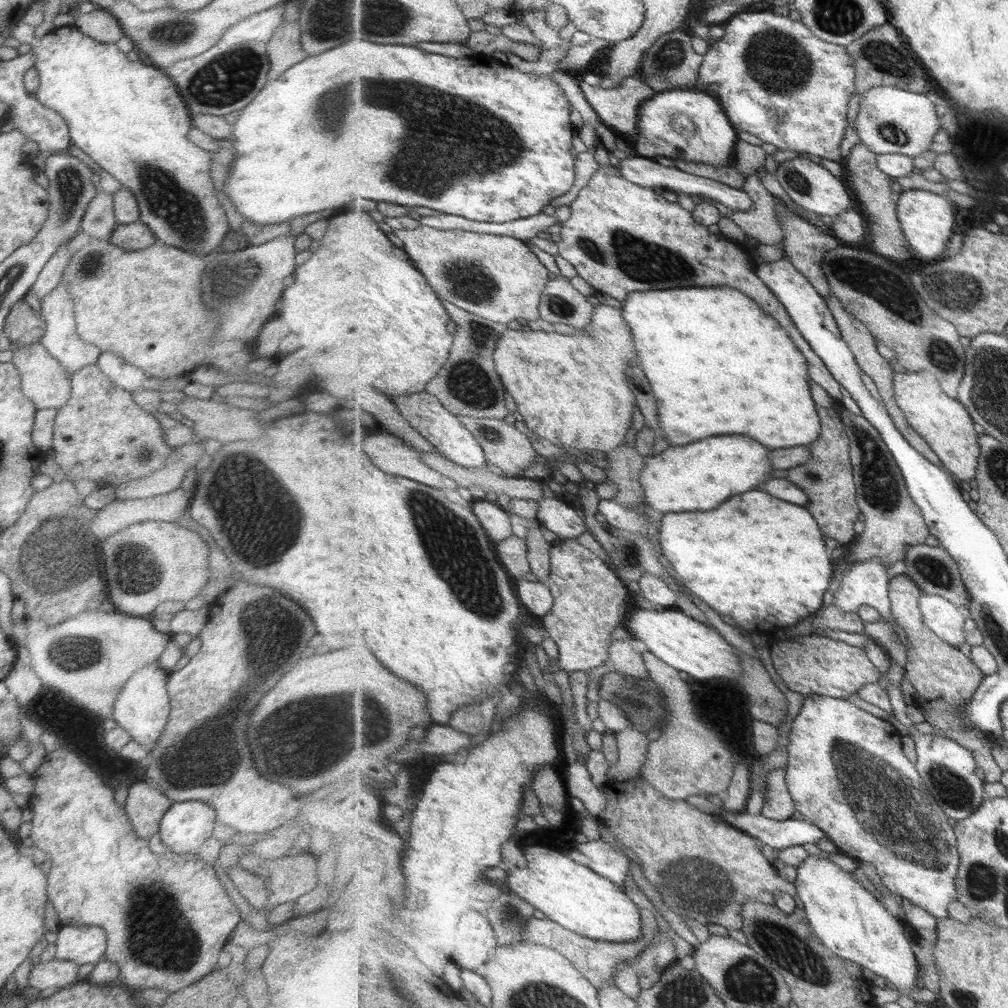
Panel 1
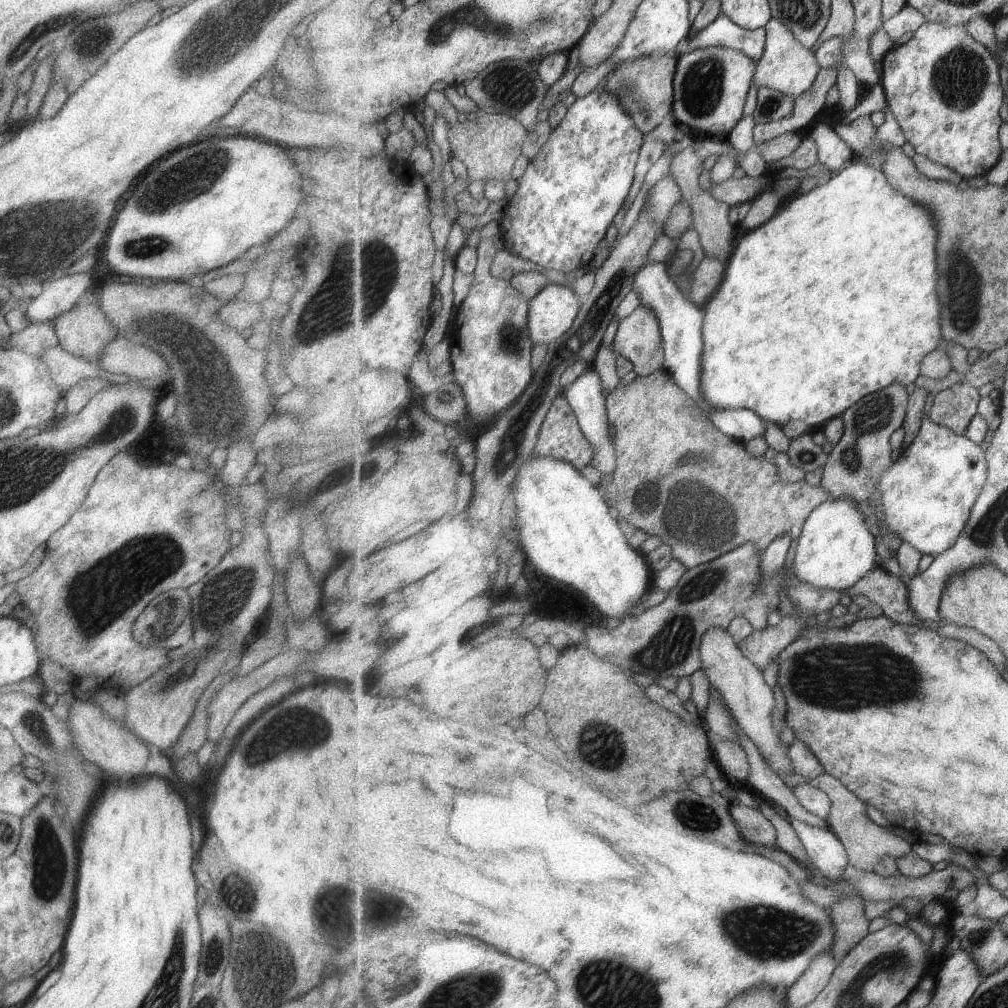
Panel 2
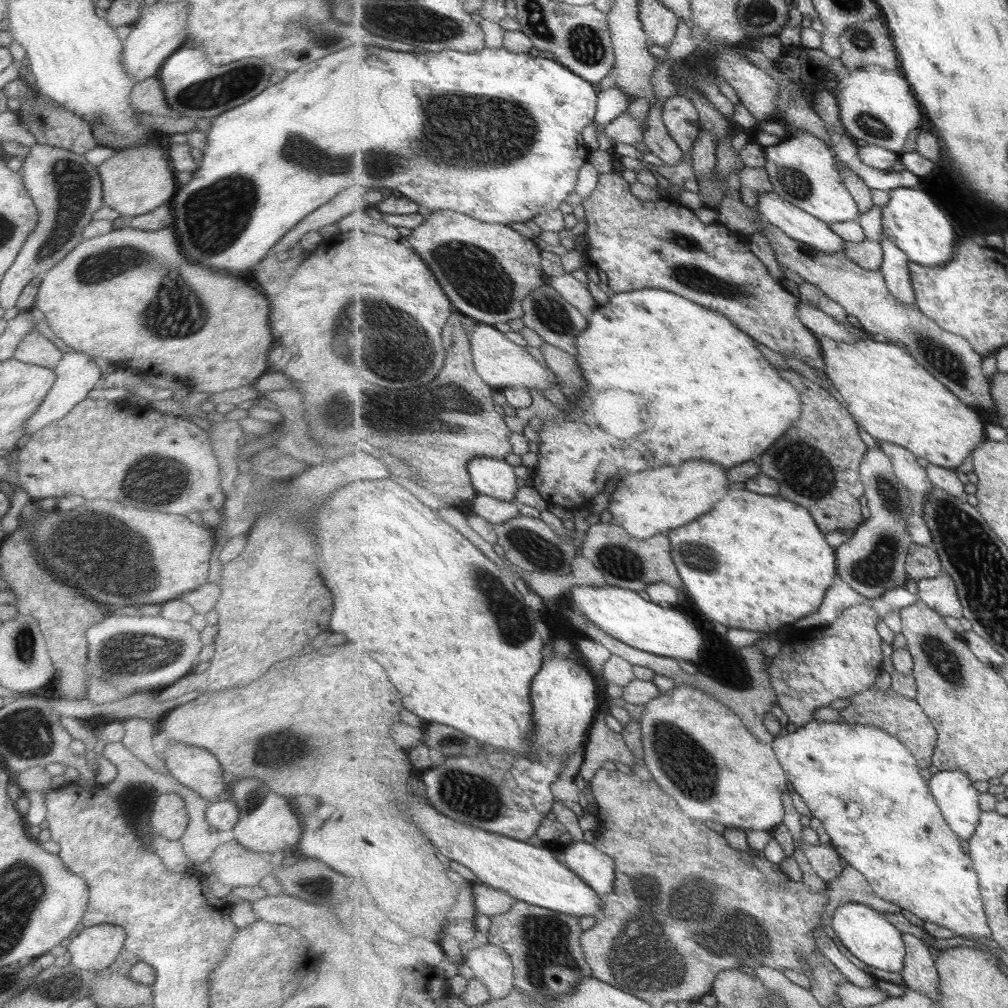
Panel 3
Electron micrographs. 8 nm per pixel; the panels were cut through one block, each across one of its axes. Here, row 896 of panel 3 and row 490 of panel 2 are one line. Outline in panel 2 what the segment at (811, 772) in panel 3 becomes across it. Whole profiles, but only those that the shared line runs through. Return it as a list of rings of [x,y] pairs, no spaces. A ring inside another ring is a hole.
[[[925,408],[923,424],[917,438],[909,448],[902,450],[887,468],[887,472],[881,476],[879,492],[888,529],[897,534],[902,542],[909,542],[913,548],[917,548],[921,554],[939,556],[953,548],[968,524],[973,506],[988,480],[988,458],[986,451],[979,444],[966,435],[957,435],[947,426],[935,424],[929,416],[930,412]]]

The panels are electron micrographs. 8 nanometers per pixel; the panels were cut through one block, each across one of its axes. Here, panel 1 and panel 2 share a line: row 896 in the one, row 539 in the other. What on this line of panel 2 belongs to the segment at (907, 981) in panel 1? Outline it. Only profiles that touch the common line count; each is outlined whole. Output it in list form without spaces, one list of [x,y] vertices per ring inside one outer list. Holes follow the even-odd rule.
[[[832,498],[812,512],[790,555],[790,565],[791,572],[801,583],[819,590],[844,592],[877,567],[877,558],[875,536],[867,528],[857,502],[853,498]]]

